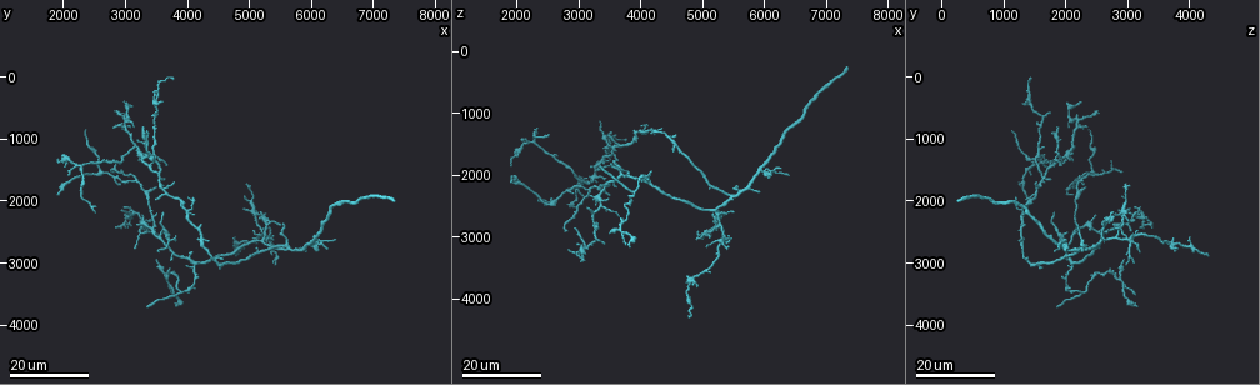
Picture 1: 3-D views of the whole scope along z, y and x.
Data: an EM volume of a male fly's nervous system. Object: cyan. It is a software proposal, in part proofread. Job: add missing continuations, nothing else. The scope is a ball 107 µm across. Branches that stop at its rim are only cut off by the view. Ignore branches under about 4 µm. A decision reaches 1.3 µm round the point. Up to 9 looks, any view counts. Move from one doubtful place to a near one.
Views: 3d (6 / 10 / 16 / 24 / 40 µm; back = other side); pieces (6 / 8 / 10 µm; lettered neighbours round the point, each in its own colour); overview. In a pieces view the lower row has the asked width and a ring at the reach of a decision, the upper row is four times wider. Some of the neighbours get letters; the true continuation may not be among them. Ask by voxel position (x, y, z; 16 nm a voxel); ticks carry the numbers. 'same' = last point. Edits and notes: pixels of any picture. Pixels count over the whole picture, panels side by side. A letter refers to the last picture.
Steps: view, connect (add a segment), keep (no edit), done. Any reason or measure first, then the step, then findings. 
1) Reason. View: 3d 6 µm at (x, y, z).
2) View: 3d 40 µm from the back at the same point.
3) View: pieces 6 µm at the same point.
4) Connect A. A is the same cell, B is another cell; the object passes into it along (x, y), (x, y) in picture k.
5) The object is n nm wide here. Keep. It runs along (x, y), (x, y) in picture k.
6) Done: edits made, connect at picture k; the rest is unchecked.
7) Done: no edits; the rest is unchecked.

Thin end. View: 3d 24 µm at (1950, 1900, 2100).

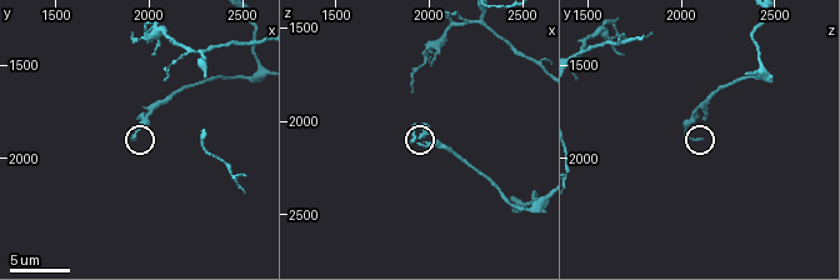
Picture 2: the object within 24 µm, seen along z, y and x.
Closer look. View: 3d 6 µm at (1900, 1900, 2120).

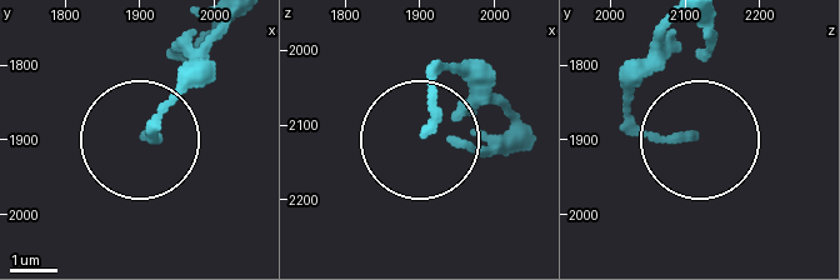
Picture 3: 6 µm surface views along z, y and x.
View: pieces 8 µm at (1910, 1895, 2105).

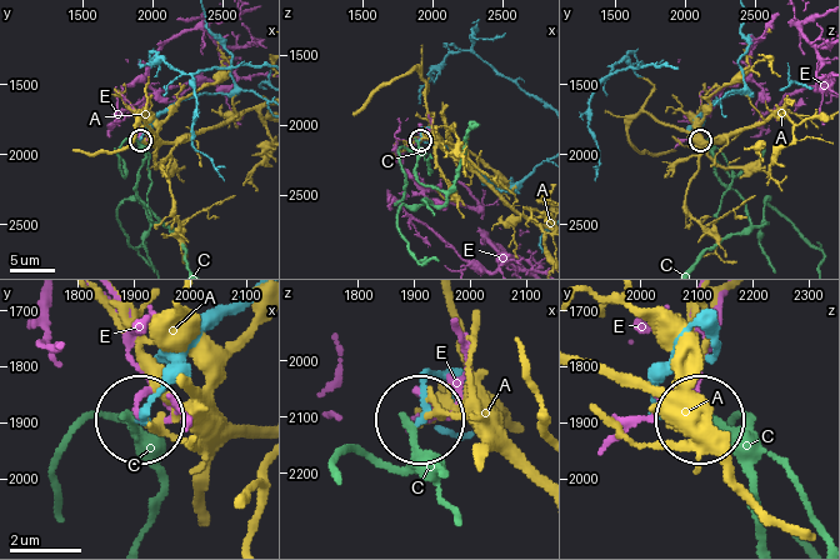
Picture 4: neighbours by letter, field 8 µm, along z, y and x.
Keep. A, C and E are other cells; no lettered segment goes on from it.

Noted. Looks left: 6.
Tapers out. View: 3d 16 µm at (2850, 1500, 2950).

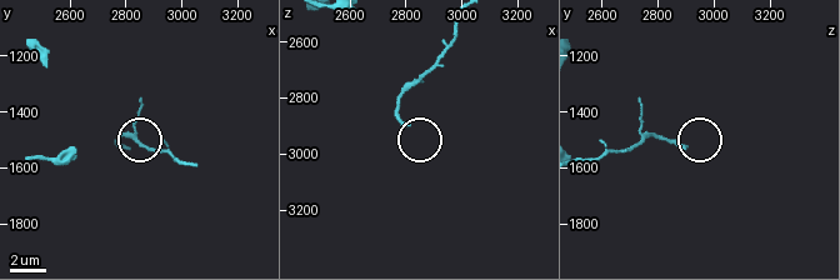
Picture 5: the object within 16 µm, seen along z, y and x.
Zoom in. View: 3d 6 µm at (2790, 1530, 2900).

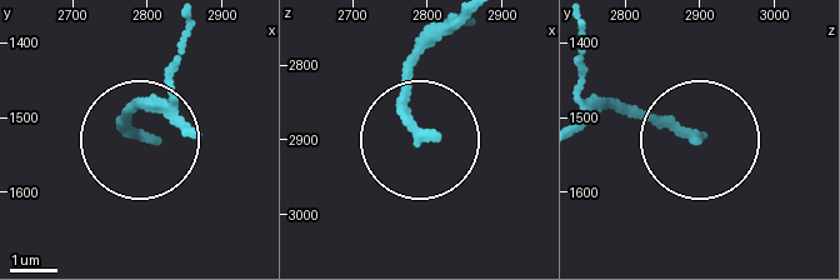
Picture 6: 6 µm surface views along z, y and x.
View: pieces 6 µm at (2805, 1530, 2890).

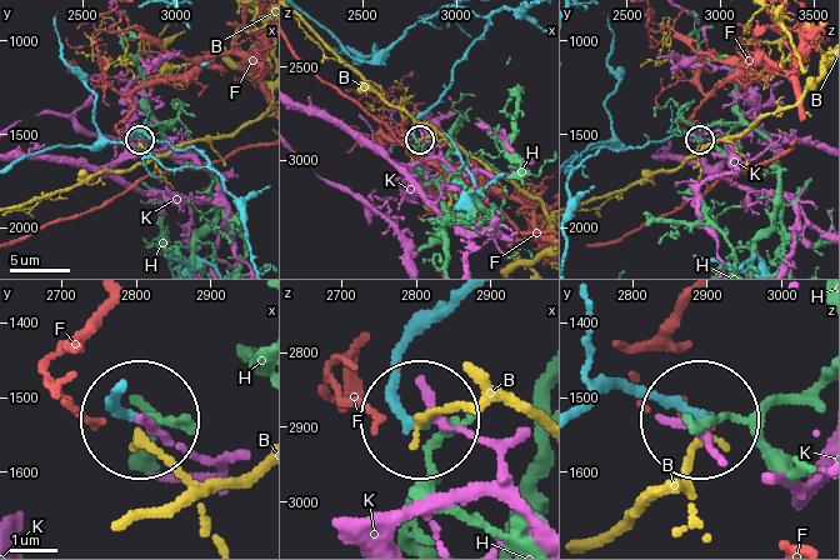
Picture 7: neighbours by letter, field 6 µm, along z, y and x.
Keep. B, F, H and K are other cells; it runs along (449, 300), (401, 360), (405, 408), (420, 419) in picture 7; none of them fits.

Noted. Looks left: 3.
Branch stops here. View: 3d 16 µm at (4550, 2900, 1350).

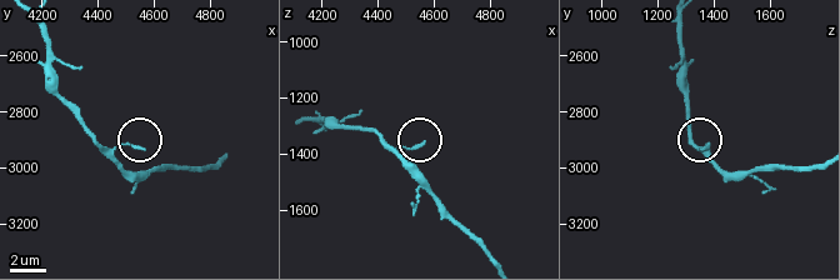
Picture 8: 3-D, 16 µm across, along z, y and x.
View: pieces 6 µm at (4550, 2930, 1370).

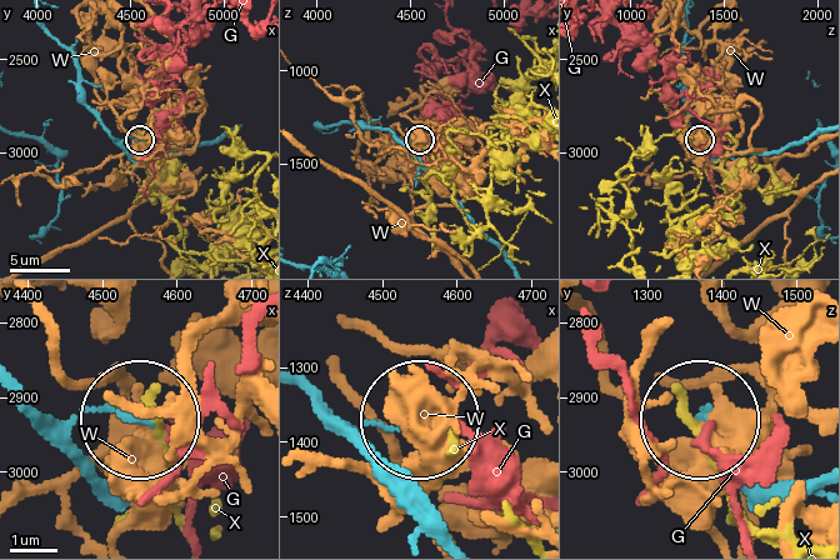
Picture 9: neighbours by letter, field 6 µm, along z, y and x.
Keep. G, W and X are other cells; none of them fits.

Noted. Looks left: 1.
Done: no edits; the rest is unchecked.

